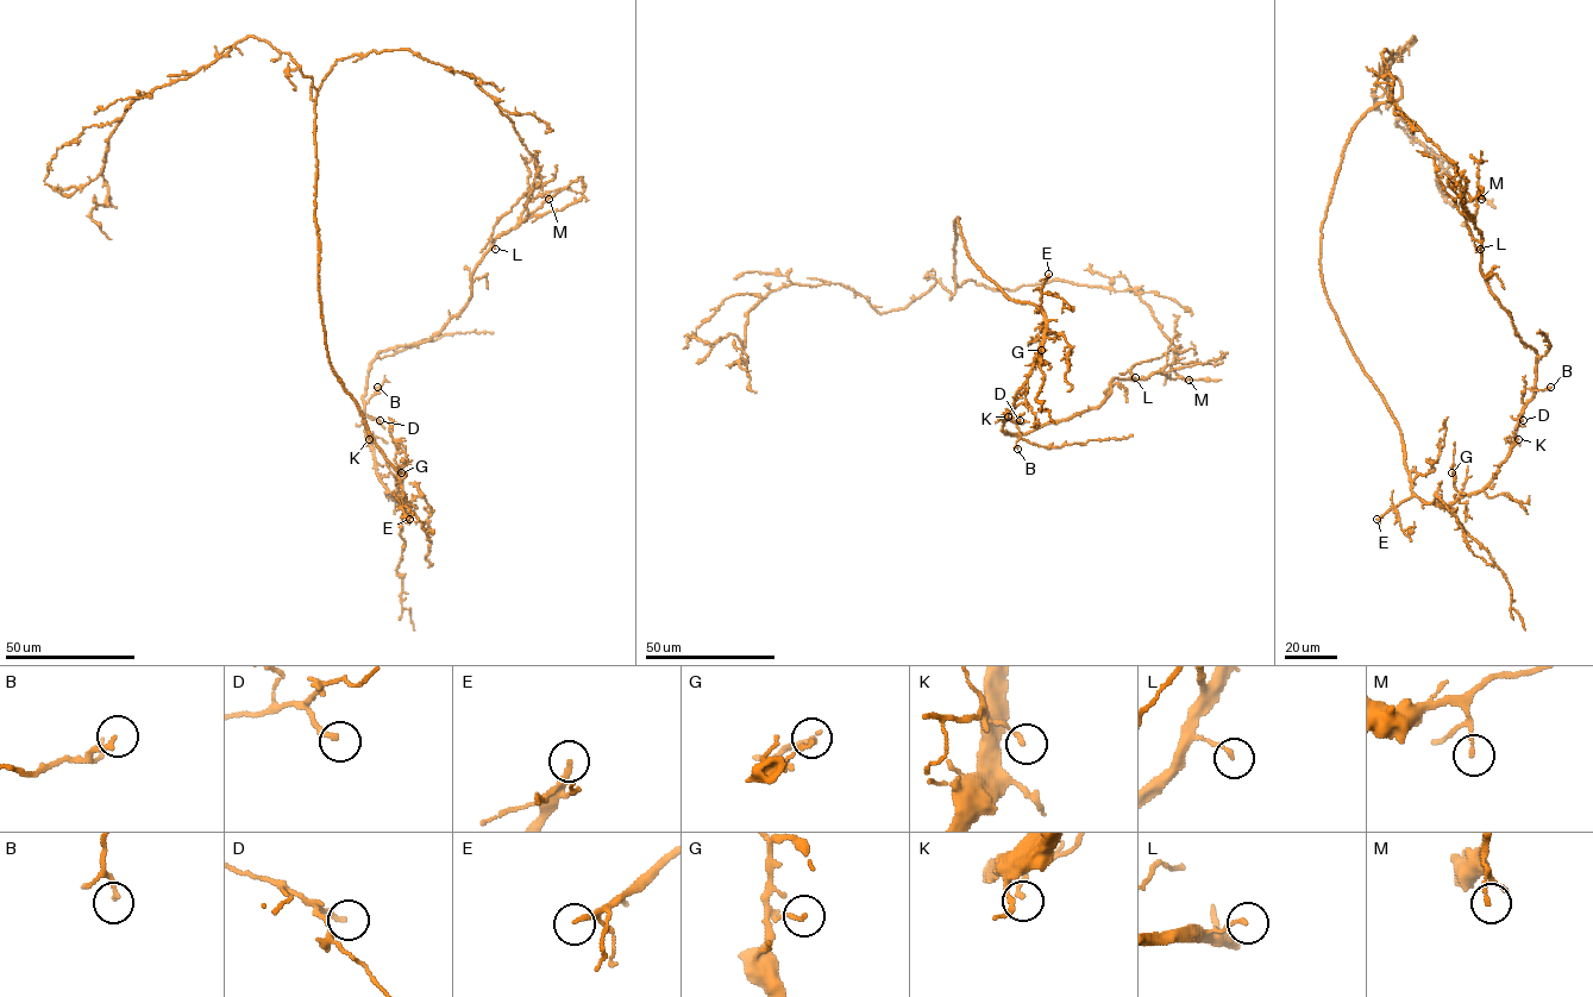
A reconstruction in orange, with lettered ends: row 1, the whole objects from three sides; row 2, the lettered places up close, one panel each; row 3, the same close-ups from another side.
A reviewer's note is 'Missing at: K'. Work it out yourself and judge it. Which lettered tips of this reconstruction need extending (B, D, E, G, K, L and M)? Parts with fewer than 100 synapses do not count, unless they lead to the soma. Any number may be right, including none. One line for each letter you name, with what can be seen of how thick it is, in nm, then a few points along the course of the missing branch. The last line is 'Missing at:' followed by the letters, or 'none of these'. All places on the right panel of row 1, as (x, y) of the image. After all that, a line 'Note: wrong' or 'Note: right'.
E: 160 nm thick; missing branch runs (1377, 519), (1363, 540), (1347, 544), (1344, 549)
Missing at: E
Note: wrong

